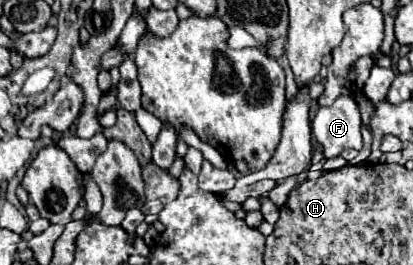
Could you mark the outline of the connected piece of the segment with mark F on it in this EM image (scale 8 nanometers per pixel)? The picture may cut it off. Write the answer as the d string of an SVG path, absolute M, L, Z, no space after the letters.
M340 95L330 107L320 107L314 121L312 133L318 143L324 145L324 157L338 157L342 149L362 151L362 119L358 105L352 97Z

